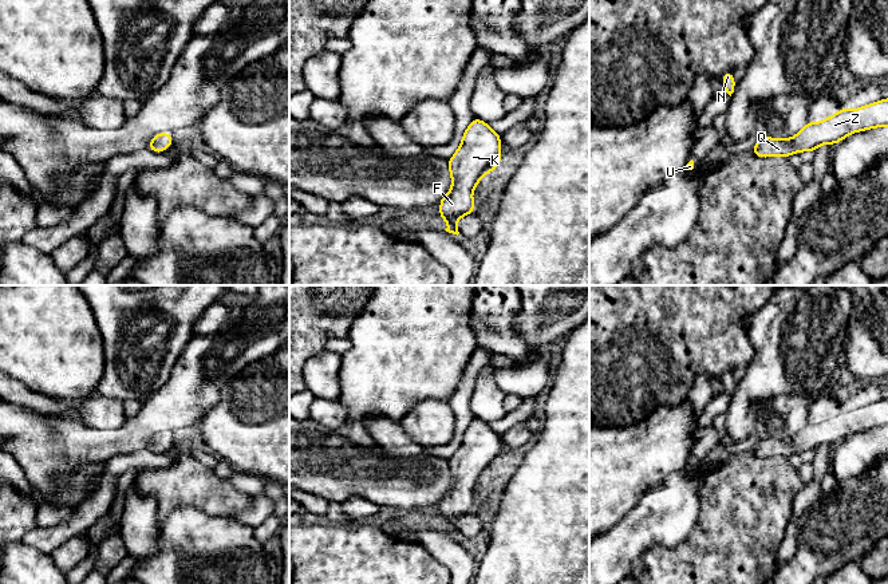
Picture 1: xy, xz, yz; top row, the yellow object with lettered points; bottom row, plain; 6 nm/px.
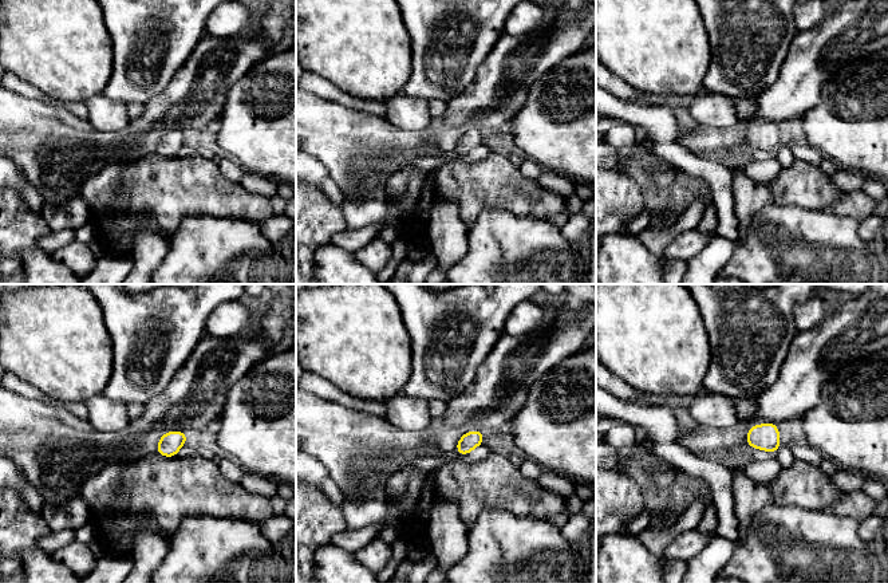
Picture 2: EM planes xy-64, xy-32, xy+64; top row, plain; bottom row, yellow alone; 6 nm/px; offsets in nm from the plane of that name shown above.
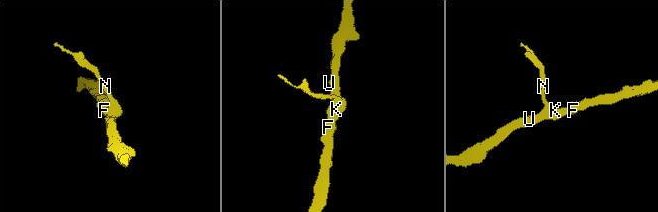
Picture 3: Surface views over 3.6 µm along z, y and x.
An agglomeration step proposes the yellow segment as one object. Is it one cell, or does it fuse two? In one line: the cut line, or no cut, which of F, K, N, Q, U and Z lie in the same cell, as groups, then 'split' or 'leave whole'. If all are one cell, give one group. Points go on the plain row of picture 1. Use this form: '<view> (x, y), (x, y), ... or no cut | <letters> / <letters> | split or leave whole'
no cut | F K N Q U Z | leave whole

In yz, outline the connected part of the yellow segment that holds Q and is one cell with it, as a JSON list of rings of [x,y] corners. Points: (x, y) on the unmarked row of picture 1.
[[[888,398],[855,410],[841,407],[821,422],[806,422],[793,438],[761,437],[750,450],[761,458],[816,451],[821,445],[837,445],[850,434],[876,427],[888,427]]]

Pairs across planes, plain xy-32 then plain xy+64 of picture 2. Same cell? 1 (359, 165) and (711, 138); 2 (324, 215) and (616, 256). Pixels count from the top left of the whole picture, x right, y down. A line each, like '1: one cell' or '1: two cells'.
1: one cell
2: two cells

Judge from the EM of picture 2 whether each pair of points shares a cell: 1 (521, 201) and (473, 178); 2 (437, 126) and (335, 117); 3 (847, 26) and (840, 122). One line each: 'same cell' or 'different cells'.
1: same cell
2: same cell
3: different cells

